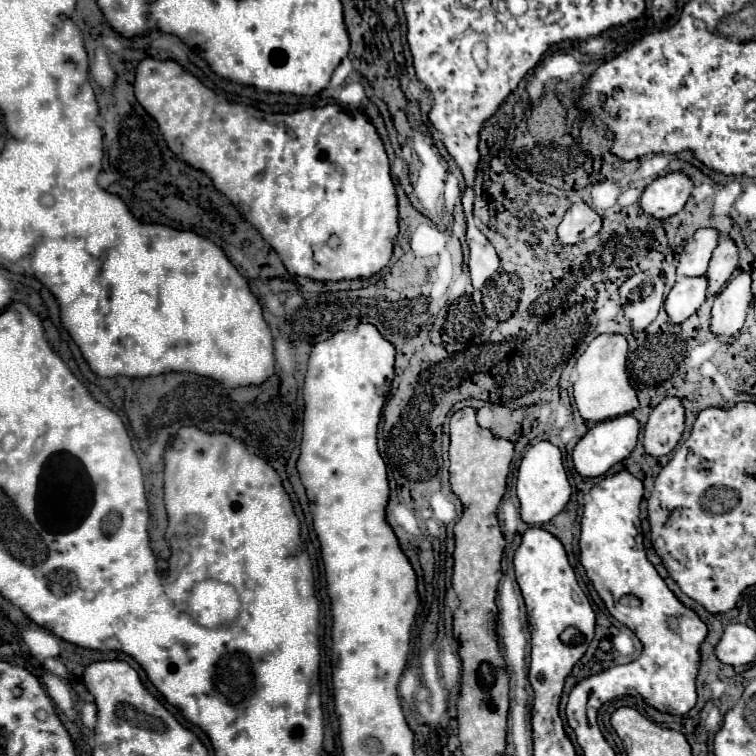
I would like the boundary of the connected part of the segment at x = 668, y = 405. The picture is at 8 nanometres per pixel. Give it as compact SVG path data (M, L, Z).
M666 397L654 407L644 425L644 451L652 457L668 455L684 433L684 407L676 397Z

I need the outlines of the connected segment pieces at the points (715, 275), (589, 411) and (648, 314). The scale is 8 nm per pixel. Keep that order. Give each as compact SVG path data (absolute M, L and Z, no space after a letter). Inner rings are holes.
M722 237L718 247L712 253L712 259L710 259L710 265L706 271L706 279L708 279L706 297L708 299L722 291L722 287L726 285L730 275L736 271L736 263L738 263L738 249L736 249L734 241L730 237Z
M614 333L614 335L596 337L578 359L576 379L574 379L574 401L580 415L586 421L600 423L604 419L614 419L632 413L638 407L636 393L628 383L628 375L626 375L626 353L628 353L626 339Z
M642 271L630 277L620 287L622 313L628 319L632 333L648 327L664 303L664 279L658 273Z

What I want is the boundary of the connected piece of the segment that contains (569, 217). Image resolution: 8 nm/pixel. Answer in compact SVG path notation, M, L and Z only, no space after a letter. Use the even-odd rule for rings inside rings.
M576 201L566 211L562 223L558 225L558 241L562 245L576 245L596 235L602 227L602 219L586 203Z

